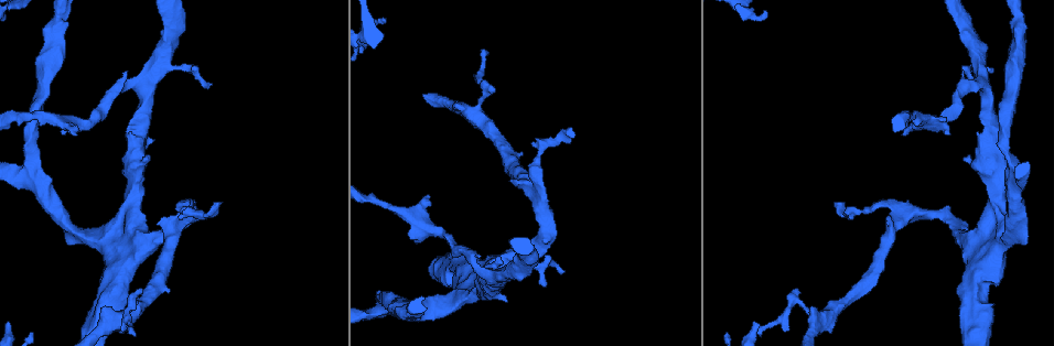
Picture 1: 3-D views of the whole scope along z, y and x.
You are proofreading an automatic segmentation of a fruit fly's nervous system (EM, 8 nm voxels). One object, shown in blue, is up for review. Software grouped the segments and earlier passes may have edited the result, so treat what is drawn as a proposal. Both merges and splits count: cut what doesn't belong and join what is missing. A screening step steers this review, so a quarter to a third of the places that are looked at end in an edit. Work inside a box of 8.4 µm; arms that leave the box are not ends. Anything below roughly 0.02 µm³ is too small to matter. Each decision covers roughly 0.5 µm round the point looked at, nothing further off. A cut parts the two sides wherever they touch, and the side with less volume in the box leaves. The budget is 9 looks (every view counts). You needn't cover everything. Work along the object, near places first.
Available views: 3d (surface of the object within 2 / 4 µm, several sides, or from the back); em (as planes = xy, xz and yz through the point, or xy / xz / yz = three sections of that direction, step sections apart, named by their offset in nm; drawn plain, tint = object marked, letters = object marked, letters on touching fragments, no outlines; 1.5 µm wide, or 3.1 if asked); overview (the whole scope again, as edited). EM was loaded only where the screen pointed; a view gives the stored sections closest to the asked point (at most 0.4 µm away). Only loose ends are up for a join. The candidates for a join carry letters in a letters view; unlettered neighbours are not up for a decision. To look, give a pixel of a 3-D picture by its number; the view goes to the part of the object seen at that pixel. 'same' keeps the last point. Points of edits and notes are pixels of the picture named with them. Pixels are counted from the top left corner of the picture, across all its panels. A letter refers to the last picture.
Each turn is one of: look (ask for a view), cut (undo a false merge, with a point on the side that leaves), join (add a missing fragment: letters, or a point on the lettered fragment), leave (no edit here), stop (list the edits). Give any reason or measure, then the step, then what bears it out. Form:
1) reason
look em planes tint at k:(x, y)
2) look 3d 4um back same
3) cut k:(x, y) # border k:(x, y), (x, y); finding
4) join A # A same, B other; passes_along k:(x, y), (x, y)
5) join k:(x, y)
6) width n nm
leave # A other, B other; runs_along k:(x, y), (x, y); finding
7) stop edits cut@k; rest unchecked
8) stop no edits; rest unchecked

tapers out
look 3d 2um at 1:(834, 202)

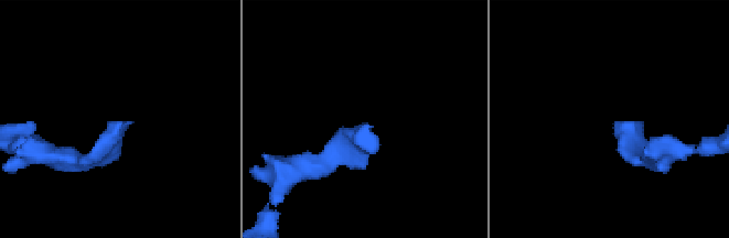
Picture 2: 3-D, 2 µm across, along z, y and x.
look em planes letters at 2:(118, 129)

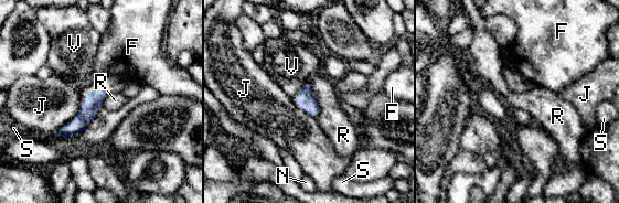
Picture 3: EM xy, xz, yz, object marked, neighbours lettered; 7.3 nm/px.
longest_contact J 300 nm
leave # F other, J other, N other, R other, S other, V other; no lettered fragment goes on from it

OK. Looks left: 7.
look 3d 4um back at 1:(387, 207)

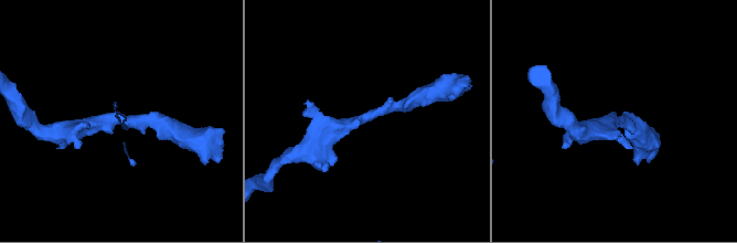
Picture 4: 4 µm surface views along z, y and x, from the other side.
arm_widths 220, 240 nm; shape alone is not enough
look em planes letters at 4:(618, 119)

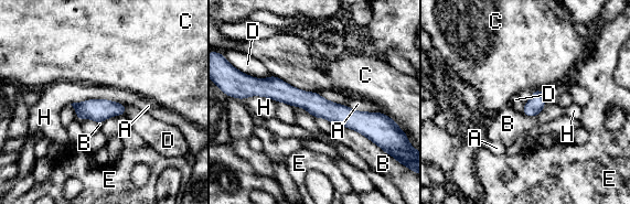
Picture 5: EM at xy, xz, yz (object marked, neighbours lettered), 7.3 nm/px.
longest_contact H 400 nm
leave # A other, B other, C other, D other, E other, H other; runs_along 5:(249, 93), (380, 117); continuous, no second cell

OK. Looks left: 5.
thick end
look 3d 4um back at 1:(1000, 280)

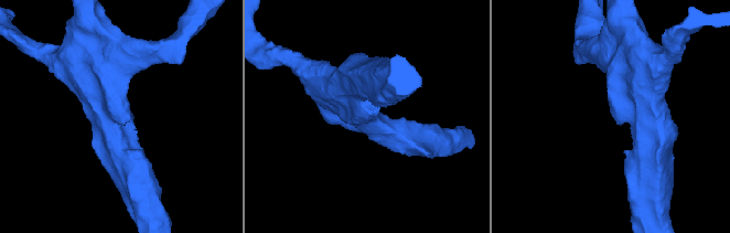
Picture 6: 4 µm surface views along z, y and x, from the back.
need the tissue
look em planes letters at 6:(376, 114)

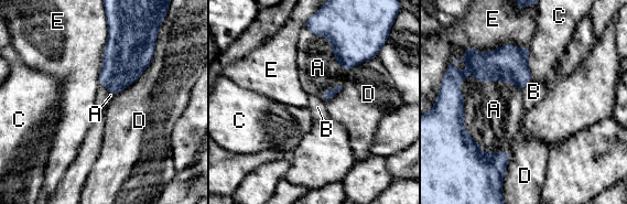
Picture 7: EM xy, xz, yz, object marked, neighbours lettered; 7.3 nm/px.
join A # A same, B other, C other, D other, E other; the cell continues

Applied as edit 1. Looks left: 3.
stop edits join@7; rest unchecked

